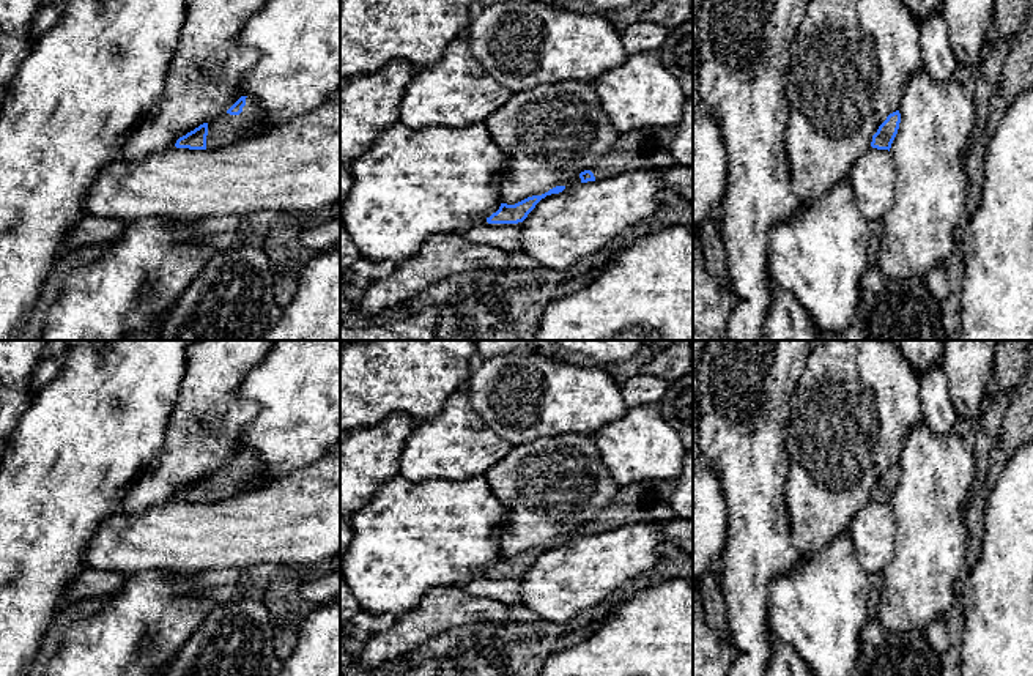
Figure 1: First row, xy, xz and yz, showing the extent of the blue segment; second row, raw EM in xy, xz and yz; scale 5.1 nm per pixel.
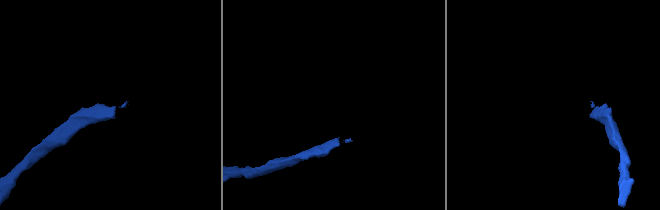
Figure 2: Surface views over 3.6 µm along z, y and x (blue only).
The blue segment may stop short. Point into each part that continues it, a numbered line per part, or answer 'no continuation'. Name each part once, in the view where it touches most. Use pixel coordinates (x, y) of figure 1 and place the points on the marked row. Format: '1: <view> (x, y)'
1: xy (224, 130)

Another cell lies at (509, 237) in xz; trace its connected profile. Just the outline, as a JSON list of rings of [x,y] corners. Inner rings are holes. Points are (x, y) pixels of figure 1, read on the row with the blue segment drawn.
[[[485,224],[465,232],[469,241],[493,244],[505,252],[523,251],[523,225],[518,224]]]

